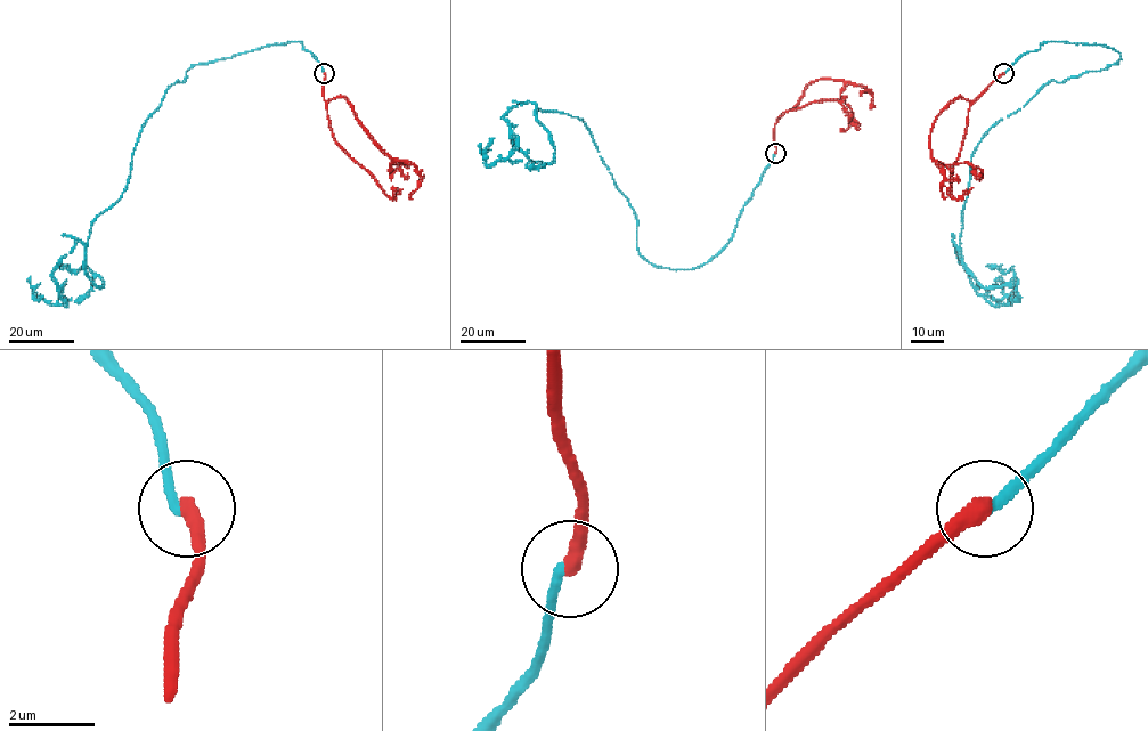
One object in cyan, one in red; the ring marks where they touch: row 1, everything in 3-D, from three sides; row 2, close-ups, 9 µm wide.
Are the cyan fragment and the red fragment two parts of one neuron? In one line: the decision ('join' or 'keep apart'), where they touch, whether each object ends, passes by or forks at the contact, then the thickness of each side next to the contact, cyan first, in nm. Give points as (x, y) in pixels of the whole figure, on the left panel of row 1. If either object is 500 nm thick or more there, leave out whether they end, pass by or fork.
keep apart; at (324, 73); cyan ends there; red ends there; 240 nm thick on the cyan side, 400 nm on the other

